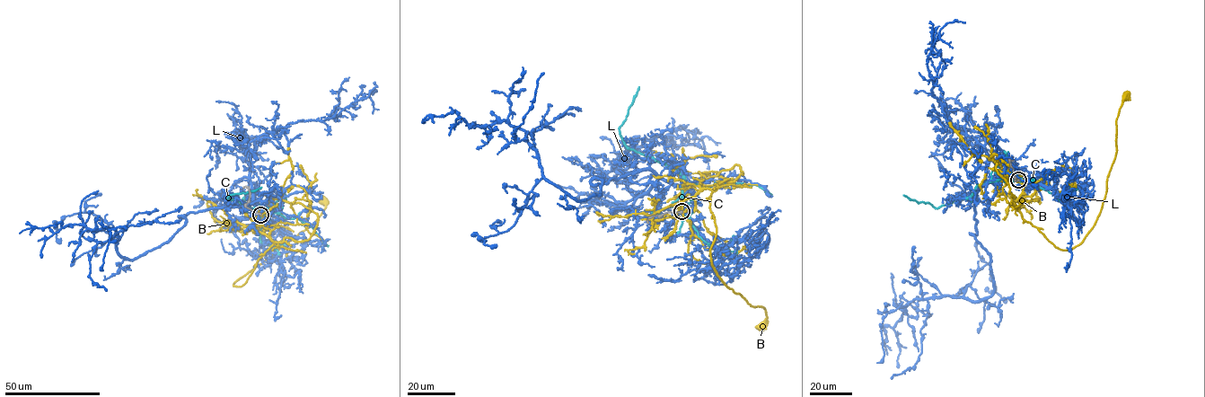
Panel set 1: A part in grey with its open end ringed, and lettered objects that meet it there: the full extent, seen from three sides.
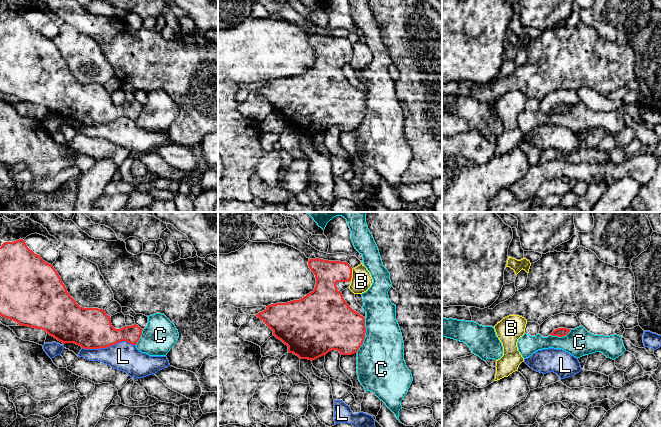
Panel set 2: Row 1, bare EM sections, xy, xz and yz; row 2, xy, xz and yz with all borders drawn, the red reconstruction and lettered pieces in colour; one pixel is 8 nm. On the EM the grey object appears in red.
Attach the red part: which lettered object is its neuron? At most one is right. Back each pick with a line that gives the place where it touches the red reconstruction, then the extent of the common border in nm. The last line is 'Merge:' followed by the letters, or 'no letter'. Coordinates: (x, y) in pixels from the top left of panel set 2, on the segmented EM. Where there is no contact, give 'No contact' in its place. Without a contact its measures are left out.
Merge: no letter

